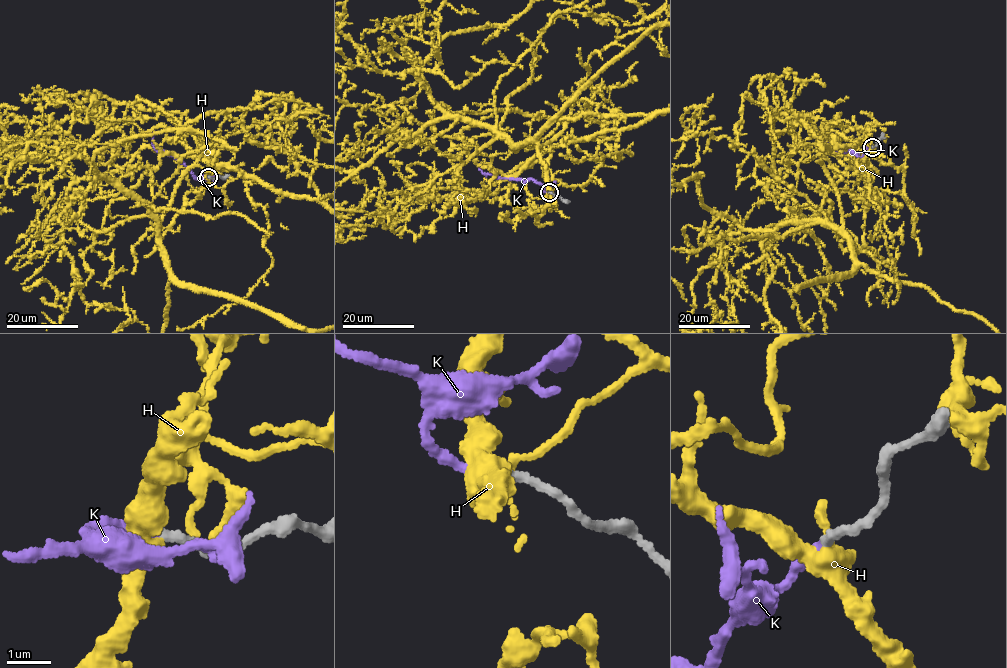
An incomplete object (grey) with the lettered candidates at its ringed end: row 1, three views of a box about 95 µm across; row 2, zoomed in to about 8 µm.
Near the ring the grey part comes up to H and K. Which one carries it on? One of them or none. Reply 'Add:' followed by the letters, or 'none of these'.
Add: K

